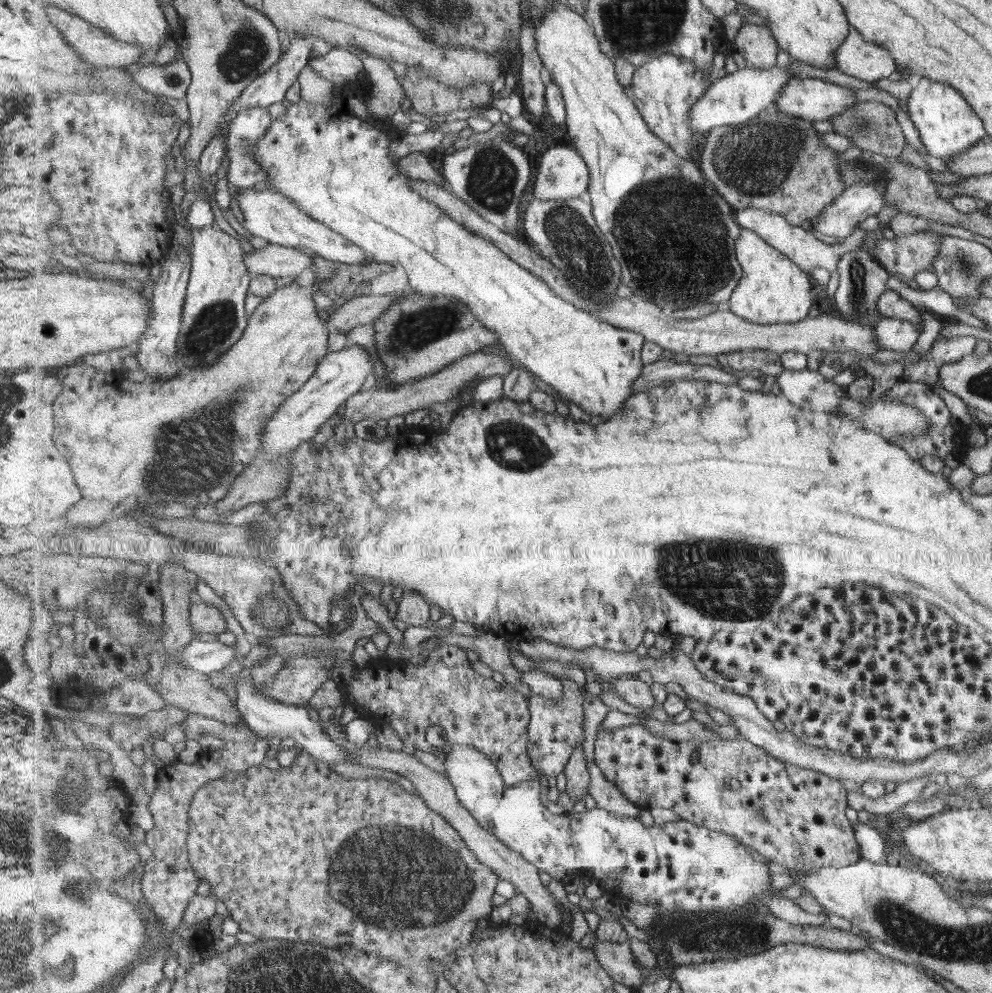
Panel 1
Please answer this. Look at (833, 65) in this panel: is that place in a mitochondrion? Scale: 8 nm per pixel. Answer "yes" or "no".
no

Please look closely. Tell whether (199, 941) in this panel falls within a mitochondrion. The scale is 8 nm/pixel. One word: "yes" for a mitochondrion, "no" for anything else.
no

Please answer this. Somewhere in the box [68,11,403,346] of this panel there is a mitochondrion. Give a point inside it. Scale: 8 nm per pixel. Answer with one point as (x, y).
(249, 49)

